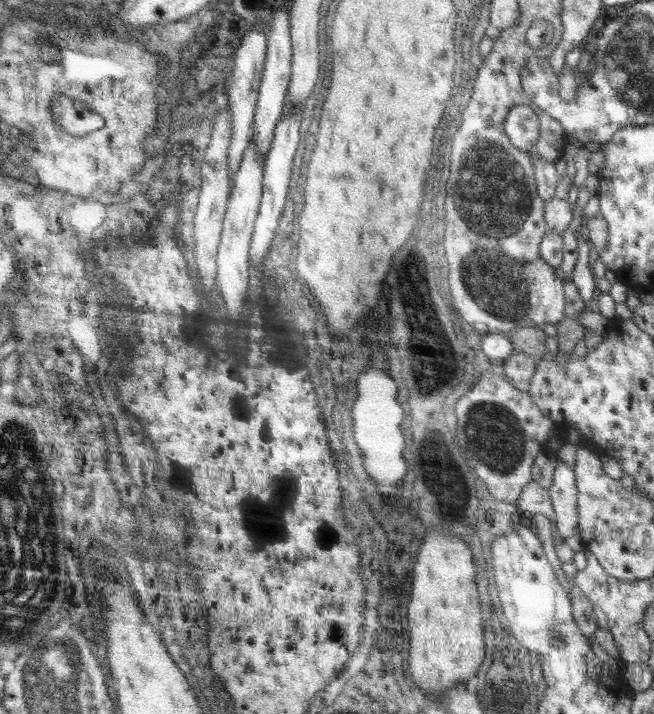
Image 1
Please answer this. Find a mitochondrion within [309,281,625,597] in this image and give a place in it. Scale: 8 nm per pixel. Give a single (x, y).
(499, 444)

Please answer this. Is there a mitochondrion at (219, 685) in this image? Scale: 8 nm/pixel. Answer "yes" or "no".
no

